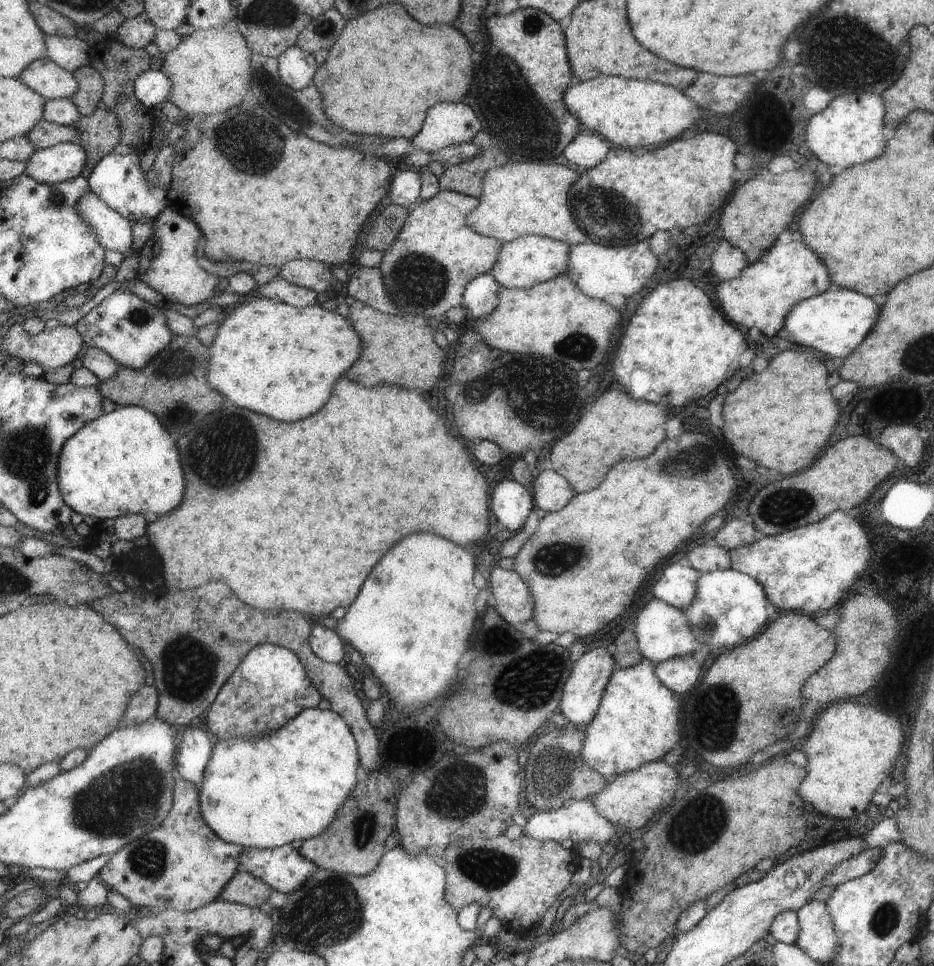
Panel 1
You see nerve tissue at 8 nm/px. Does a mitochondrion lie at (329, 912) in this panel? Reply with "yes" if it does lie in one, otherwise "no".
yes

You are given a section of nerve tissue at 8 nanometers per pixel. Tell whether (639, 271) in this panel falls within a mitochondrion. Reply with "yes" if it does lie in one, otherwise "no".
no

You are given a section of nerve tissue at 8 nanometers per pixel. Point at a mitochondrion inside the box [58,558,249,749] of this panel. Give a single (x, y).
(188, 668)

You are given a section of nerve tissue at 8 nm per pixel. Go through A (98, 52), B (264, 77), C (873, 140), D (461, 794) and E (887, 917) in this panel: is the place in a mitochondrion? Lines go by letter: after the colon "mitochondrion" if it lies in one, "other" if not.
A: other
B: mitochondrion
C: other
D: mitochondrion
E: mitochondrion

